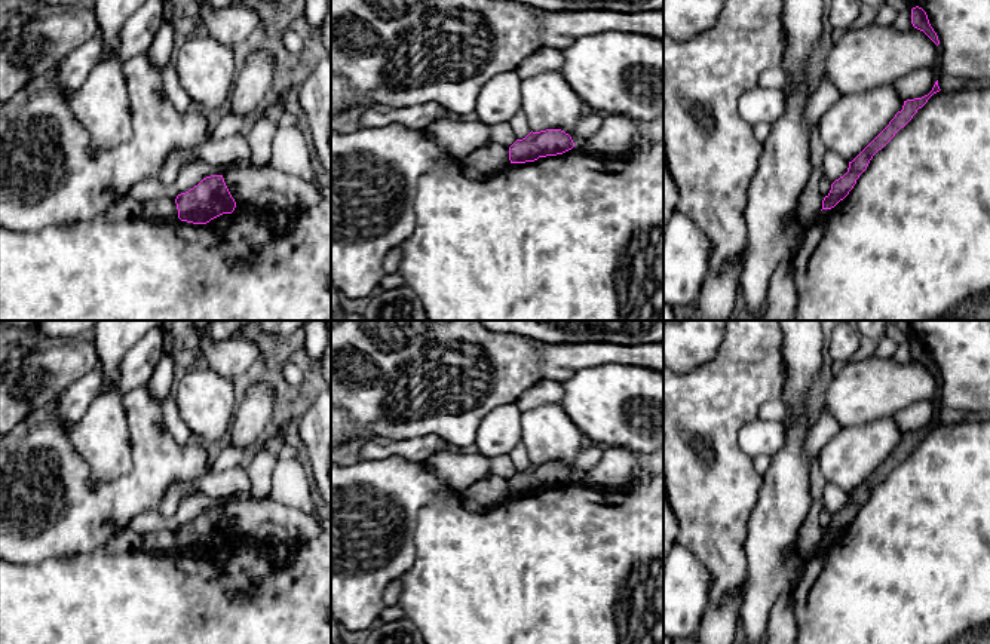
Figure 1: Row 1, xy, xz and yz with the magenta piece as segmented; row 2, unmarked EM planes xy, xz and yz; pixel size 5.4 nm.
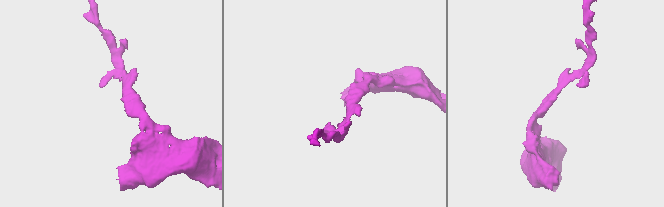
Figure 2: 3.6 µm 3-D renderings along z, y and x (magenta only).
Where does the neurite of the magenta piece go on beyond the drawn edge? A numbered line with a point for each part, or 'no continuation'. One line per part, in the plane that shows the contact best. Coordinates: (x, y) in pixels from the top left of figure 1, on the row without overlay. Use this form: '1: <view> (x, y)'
no continuation

